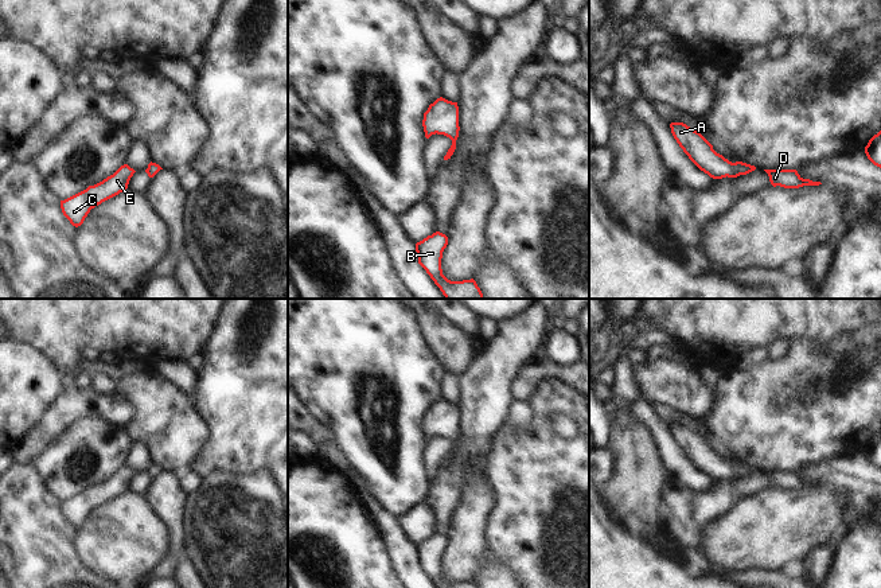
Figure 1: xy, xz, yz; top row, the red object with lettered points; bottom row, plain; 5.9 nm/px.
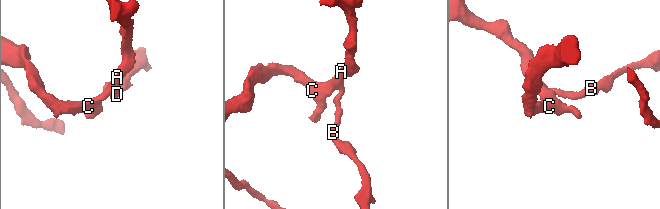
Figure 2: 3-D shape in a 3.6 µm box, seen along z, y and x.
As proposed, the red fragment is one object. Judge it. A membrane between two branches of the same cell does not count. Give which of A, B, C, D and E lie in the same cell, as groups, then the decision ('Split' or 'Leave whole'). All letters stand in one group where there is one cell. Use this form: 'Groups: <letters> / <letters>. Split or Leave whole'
Groups: A B C D E. Leave whole

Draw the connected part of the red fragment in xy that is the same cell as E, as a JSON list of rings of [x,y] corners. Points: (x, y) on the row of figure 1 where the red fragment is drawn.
[[[124,164],[102,182],[61,200],[63,215],[73,226],[81,226],[91,209],[126,190],[135,172],[133,168]]]

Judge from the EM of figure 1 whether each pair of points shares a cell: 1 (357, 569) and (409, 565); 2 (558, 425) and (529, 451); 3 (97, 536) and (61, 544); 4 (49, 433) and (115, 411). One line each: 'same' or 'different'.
1: different
2: different
3: different
4: same

